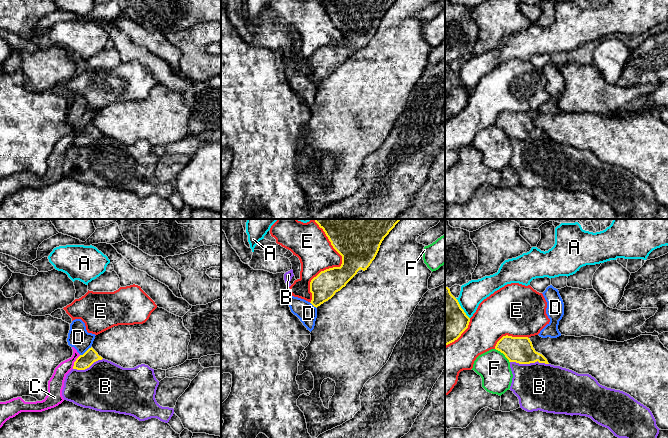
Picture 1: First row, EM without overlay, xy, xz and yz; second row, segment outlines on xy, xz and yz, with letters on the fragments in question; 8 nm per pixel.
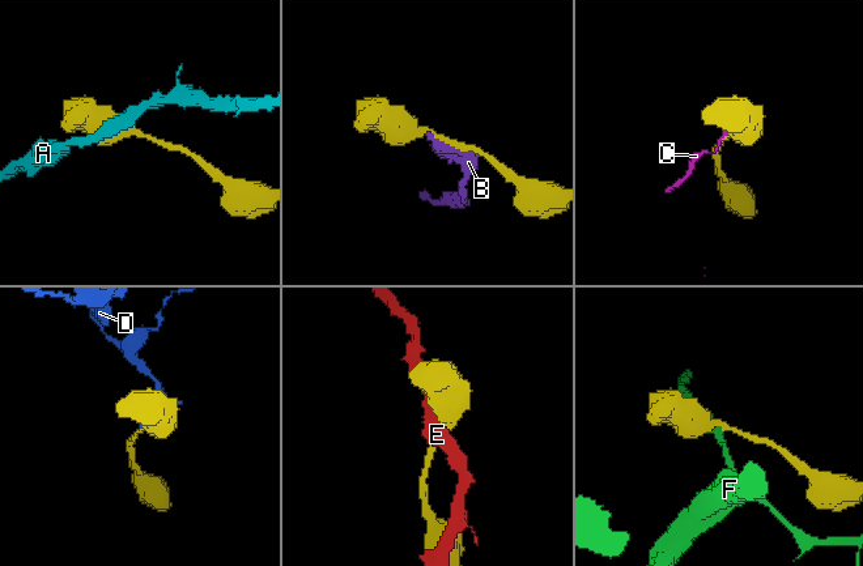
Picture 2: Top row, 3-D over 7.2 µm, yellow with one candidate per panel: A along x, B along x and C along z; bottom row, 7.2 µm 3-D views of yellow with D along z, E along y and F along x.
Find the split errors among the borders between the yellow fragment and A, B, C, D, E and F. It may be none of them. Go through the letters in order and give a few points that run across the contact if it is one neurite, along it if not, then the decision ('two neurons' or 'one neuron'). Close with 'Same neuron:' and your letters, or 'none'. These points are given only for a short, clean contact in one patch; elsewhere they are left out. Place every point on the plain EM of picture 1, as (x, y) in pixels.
A: two neurons
B: two neurons
C: xy (80, 131), (72, 144) | two neurons
D: xy (91, 123), (80, 131) | two neurons
E: two neurons
F: two neurons
Same neuron: none

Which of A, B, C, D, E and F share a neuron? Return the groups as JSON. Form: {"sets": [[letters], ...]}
{"sets": [["A"], ["B"], ["C", "D"], ["E"], ["F"]]}

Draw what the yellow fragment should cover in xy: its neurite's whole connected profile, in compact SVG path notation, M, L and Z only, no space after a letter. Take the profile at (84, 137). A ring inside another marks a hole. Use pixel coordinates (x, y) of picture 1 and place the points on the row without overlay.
M91 123L83 131L80 131L74 138L73 145L85 146L89 144L94 138L102 136L103 134Z

